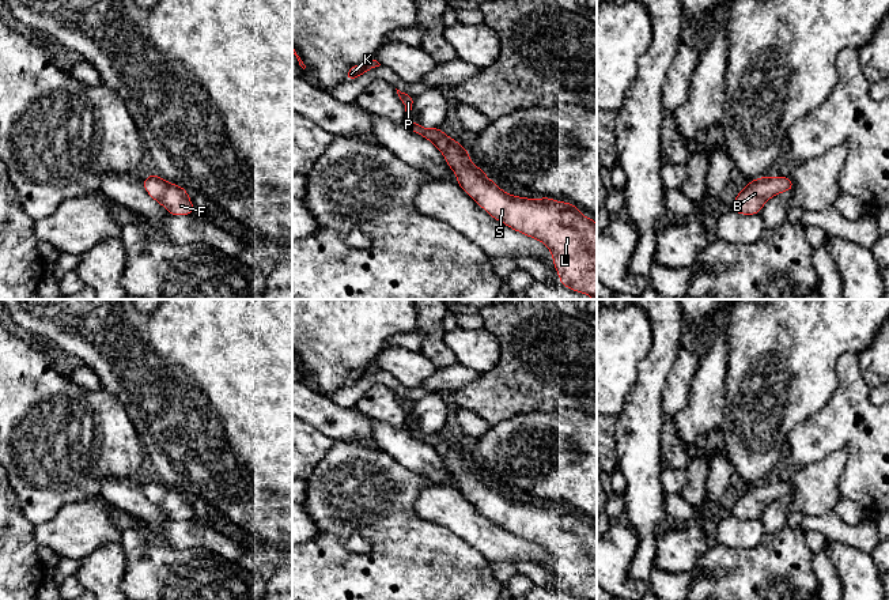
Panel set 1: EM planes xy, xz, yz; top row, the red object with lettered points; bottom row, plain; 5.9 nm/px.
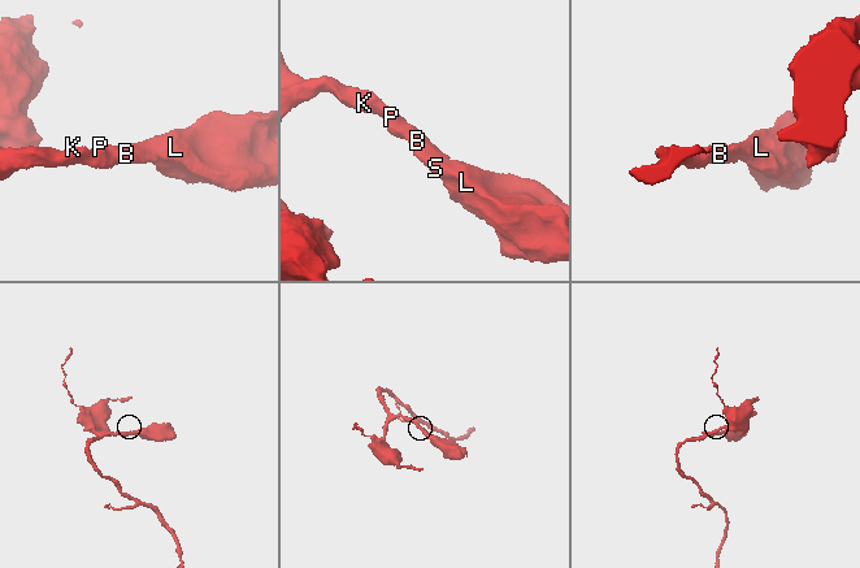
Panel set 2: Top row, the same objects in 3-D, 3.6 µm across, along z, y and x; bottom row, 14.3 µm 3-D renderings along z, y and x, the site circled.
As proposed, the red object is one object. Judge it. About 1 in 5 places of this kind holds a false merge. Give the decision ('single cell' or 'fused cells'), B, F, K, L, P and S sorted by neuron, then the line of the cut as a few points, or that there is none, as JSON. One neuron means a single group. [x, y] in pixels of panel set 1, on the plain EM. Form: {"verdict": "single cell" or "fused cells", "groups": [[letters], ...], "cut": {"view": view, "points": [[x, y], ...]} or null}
{"verdict": "single cell", "groups": [["B", "F", "K", "L", "P", "S"]], "cut": null}

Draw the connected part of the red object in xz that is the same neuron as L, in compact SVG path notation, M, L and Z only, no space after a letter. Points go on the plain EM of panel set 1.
M406 422L406 431L428 444L443 459L449 472L457 479L457 488L493 524L530 543L541 546L553 561L553 571L559 578L563 592L574 596L597 600L597 528L583 521L578 512L570 506L555 506L552 502L527 503L503 497L496 487L491 486L483 473L474 471L469 457L453 442L439 433L423 433Z

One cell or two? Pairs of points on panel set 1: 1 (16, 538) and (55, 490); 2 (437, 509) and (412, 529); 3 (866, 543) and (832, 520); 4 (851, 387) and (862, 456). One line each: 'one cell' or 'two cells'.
1: two cells
2: two cells
3: one cell
4: one cell

